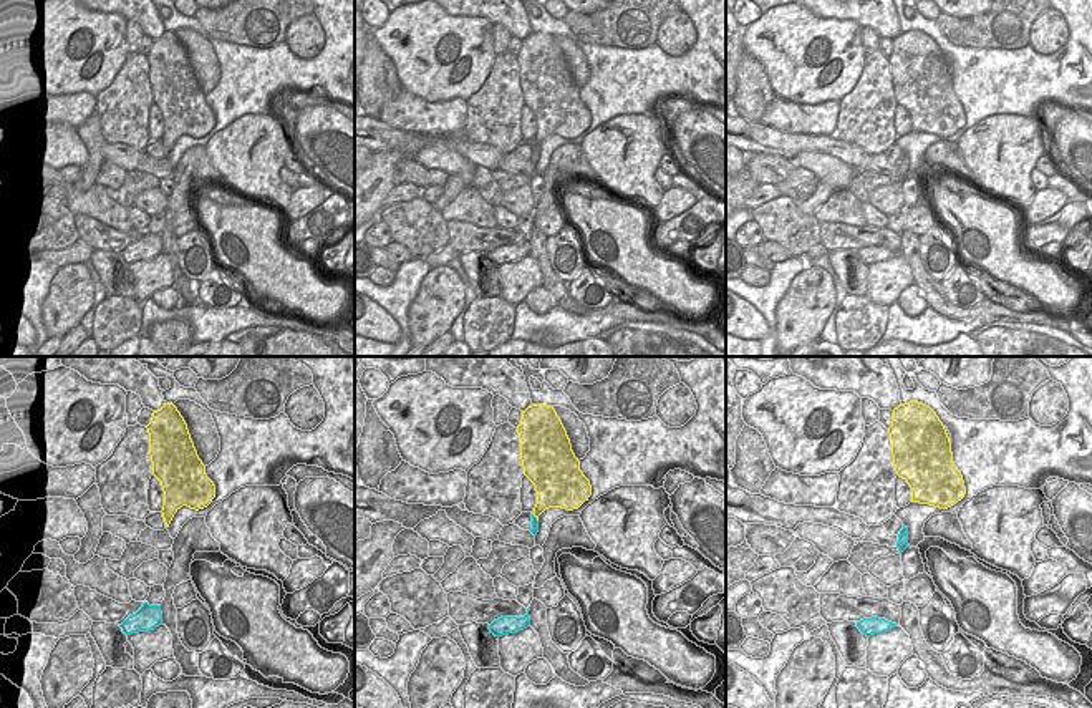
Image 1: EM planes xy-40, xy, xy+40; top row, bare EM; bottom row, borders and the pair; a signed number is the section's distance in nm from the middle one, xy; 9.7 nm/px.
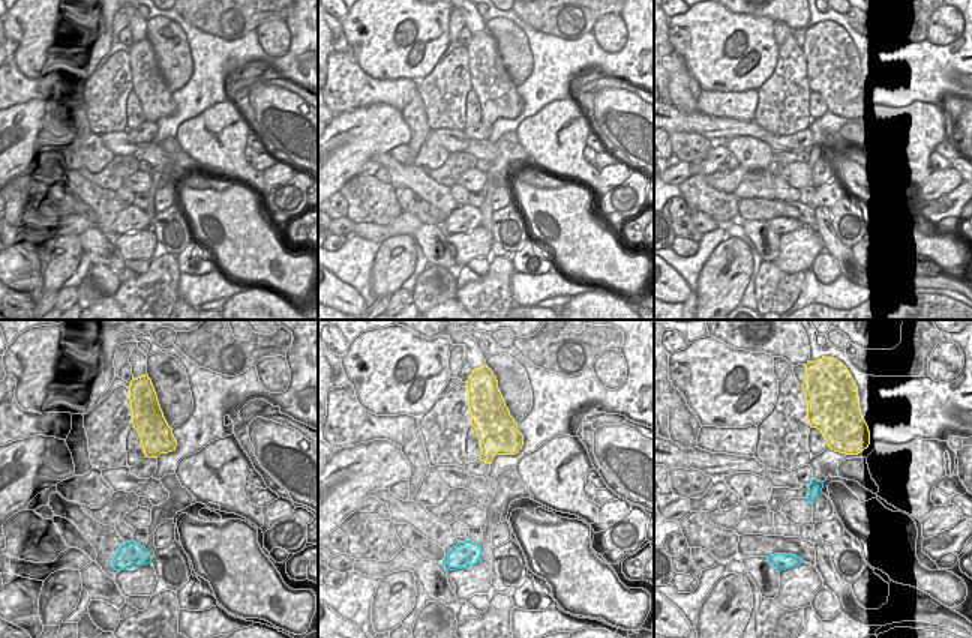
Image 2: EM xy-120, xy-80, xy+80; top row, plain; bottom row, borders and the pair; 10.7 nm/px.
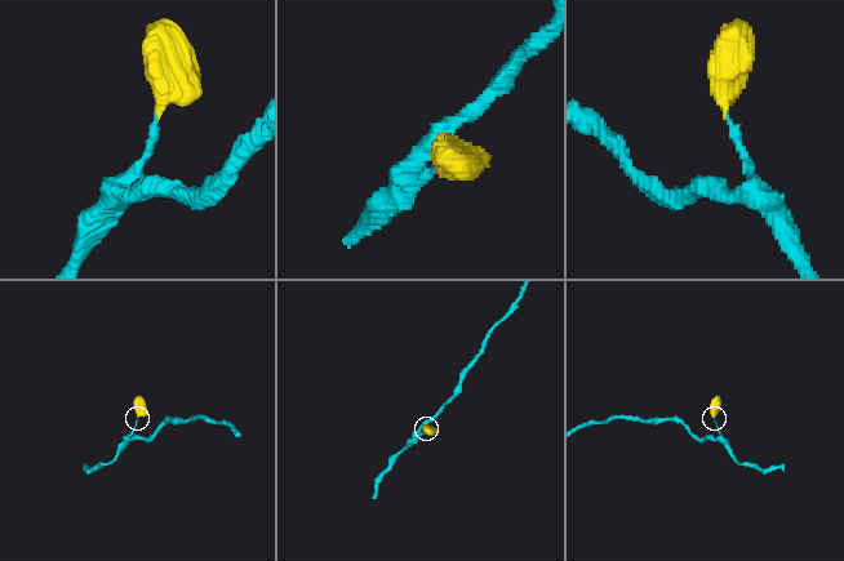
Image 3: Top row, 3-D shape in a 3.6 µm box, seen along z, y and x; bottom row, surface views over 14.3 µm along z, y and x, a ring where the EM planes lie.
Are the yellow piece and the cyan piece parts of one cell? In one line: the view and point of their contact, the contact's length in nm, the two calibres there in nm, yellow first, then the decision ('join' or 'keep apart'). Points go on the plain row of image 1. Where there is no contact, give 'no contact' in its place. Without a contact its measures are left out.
xy (536, 145) | 100 nm | 260/70 nm | join

